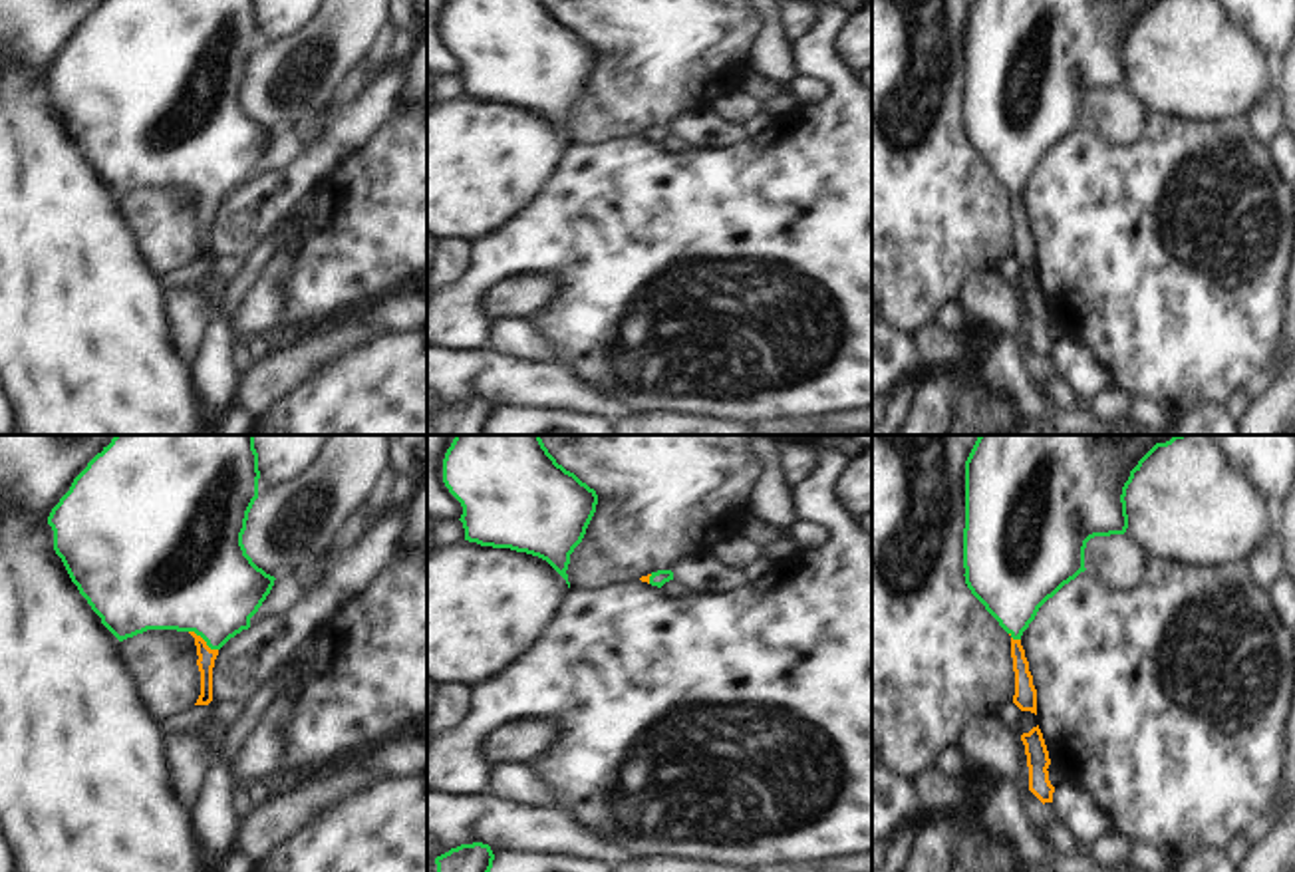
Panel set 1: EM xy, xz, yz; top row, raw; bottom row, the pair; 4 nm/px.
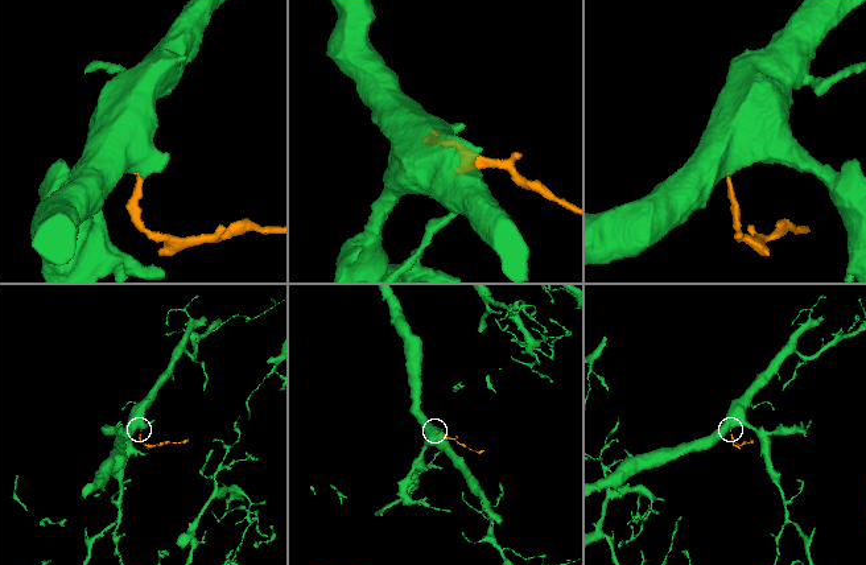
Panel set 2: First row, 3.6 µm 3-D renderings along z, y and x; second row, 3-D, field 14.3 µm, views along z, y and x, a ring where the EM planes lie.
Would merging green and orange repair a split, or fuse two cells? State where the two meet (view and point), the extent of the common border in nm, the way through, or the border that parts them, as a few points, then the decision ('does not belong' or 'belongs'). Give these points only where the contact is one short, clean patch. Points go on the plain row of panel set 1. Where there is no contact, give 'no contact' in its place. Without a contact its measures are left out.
meets green in xy at (203, 193); contact 150 nm long; runs through xy (197, 132), (203, 193), (207, 211); belongs

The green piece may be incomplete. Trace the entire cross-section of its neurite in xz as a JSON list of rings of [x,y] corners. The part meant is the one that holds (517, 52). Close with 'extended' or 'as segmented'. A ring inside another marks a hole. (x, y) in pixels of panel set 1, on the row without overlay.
[[[451,0],[443,38],[461,58],[465,95],[546,115],[568,139],[570,109],[598,50],[544,0]]]; as segmented

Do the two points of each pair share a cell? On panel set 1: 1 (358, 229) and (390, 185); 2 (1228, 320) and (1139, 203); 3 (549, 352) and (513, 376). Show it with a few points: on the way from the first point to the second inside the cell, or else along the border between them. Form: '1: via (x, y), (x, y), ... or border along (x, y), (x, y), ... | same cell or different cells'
1: via (368, 219), (390, 195) | same cell
2: via (1198, 290), (1143, 233) | same cell
3: border along (491, 348), (525, 360), (565, 366) | different cells

